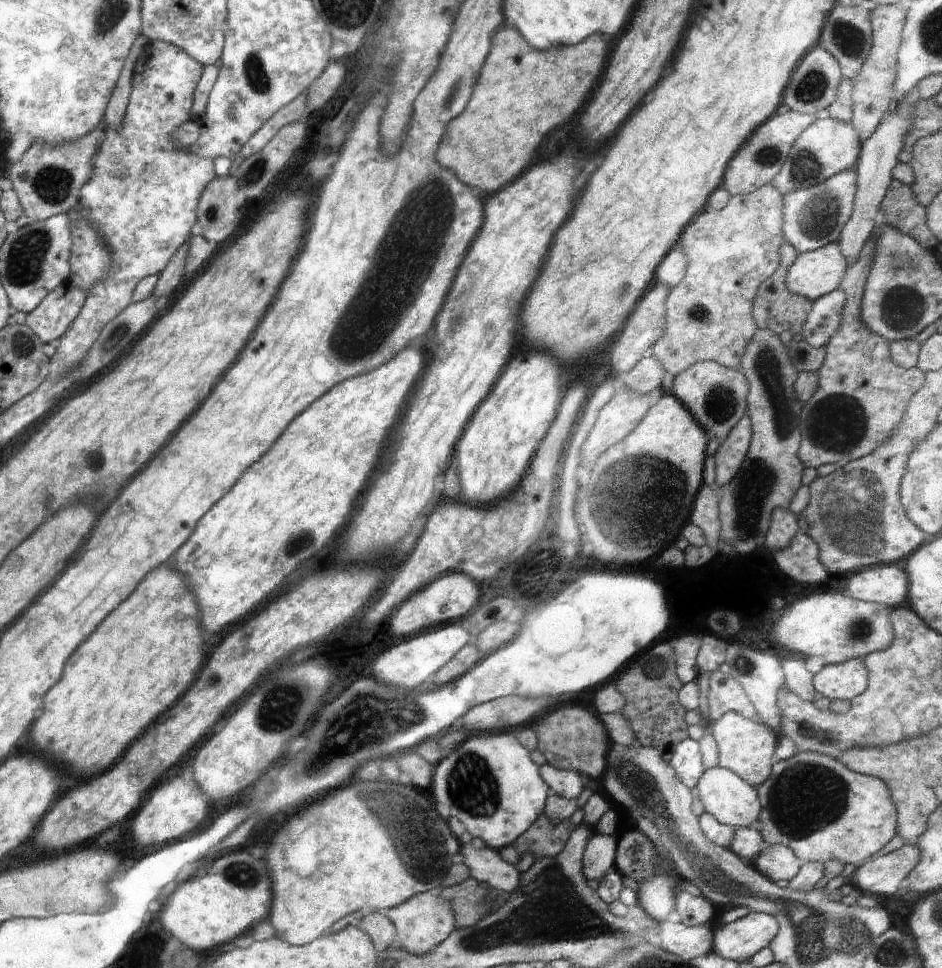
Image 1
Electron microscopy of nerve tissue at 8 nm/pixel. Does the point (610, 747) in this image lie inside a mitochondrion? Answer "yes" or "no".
no

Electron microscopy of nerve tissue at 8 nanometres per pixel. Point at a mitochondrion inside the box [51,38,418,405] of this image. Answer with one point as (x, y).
(259, 80)

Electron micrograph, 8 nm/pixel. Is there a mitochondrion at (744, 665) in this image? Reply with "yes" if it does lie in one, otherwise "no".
yes

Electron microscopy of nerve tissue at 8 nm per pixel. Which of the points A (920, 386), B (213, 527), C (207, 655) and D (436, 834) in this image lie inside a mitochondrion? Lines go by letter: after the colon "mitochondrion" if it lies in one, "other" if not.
A: other
B: other
C: other
D: mitochondrion

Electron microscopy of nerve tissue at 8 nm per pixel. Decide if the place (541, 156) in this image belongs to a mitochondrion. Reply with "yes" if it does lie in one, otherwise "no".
no

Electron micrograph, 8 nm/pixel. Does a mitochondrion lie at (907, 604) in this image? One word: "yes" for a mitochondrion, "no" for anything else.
no

